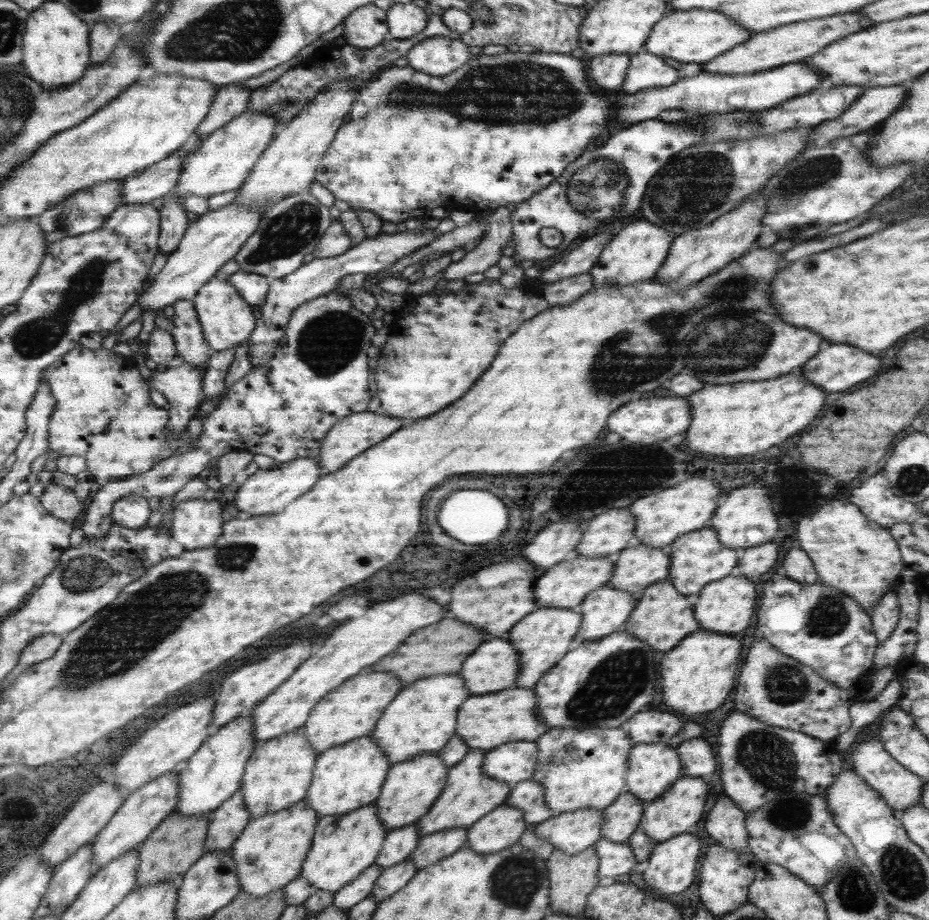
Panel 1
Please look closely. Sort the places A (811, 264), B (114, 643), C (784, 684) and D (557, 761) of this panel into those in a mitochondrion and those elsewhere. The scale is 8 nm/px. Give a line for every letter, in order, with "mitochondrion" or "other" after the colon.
A: other
B: mitochondrion
C: mitochondrion
D: mitochondrion

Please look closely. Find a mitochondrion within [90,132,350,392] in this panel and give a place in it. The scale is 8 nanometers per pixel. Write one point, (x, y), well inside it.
(292, 230)

